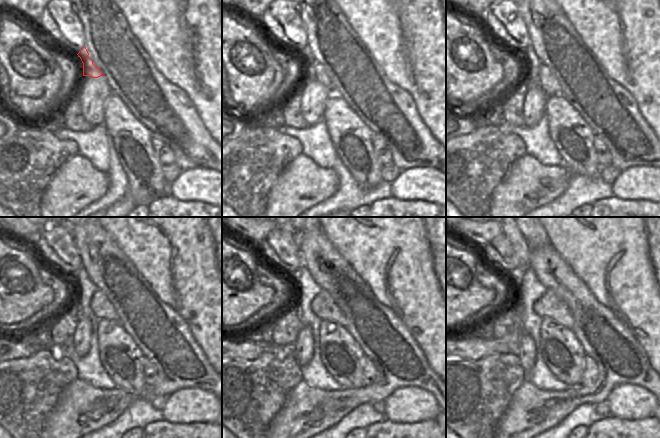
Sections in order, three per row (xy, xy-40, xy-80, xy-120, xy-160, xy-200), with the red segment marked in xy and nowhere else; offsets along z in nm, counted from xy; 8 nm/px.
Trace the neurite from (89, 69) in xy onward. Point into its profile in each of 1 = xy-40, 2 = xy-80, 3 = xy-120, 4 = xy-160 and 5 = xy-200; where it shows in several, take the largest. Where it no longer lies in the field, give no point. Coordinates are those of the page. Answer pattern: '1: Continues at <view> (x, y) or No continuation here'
1: Continues at xy-40 (321, 76)
2: Continues at xy-80 (548, 83)
3: Continues at xy-120 (101, 308)
4: Continues at xy-160 (323, 306)
5: Continues at xy-200 (549, 305)

